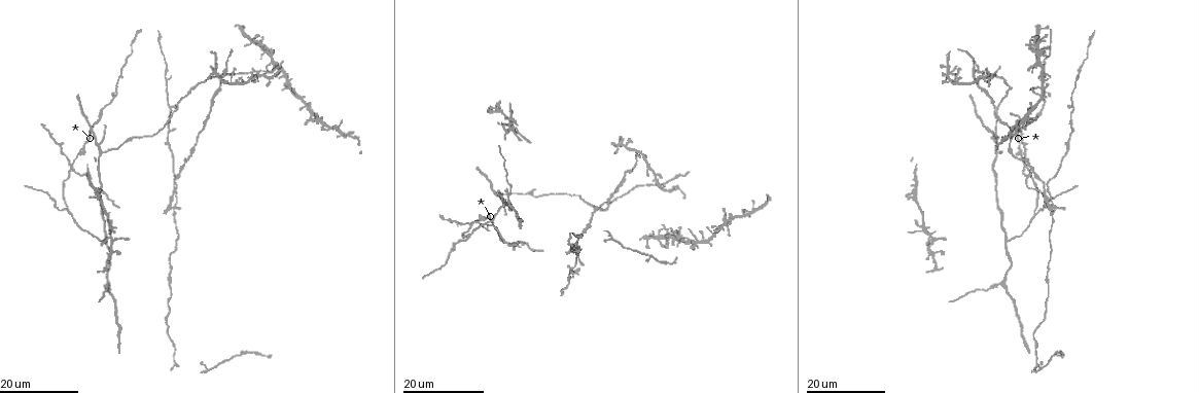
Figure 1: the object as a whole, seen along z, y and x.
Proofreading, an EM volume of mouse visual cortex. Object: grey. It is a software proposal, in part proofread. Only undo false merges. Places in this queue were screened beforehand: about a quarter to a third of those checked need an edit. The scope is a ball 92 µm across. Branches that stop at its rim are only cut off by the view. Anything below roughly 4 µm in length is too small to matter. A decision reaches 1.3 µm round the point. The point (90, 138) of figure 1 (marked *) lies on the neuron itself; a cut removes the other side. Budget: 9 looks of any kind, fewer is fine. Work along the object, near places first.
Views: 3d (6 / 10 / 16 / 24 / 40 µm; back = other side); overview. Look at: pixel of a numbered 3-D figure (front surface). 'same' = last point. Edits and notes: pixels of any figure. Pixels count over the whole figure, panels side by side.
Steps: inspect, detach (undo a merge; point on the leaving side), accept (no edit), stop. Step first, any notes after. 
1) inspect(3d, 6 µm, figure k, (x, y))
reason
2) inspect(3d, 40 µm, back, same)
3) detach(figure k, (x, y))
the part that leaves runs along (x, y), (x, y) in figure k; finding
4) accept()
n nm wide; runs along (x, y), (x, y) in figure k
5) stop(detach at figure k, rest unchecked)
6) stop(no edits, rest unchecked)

inspect(3d, 24 µm, figure 1, (69, 163))
four or more arms meet

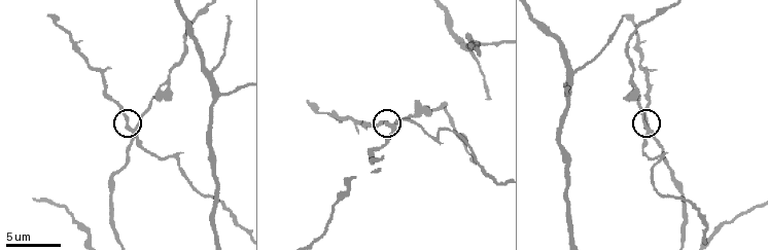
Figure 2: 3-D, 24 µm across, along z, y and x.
inspect(3d, 10 µm, figure 2, (647, 129))
closer look

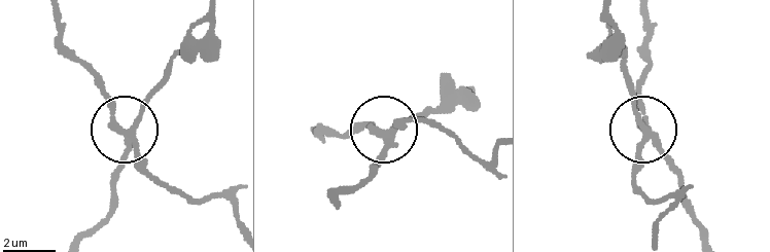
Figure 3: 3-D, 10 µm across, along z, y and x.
detach(figure 3, (141, 170))
4 arms; the part that leaves runs along (388, 132), (415, 120), (482, 159), (492, 157) in figure 3; a second neuron is stuck on

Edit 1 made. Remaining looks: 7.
inspect(3d, 24 µm, figure 1, (173, 209))
looks like a crossing

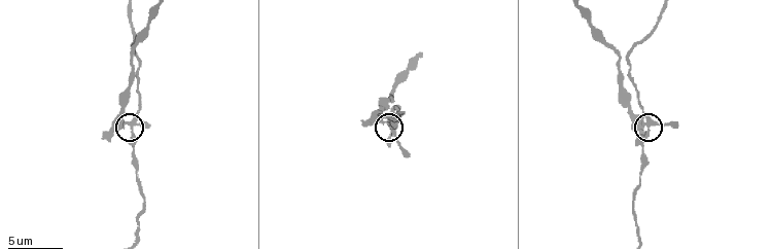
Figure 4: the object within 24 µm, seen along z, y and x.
inspect(3d, 6 µm, figure 4, (646, 127))

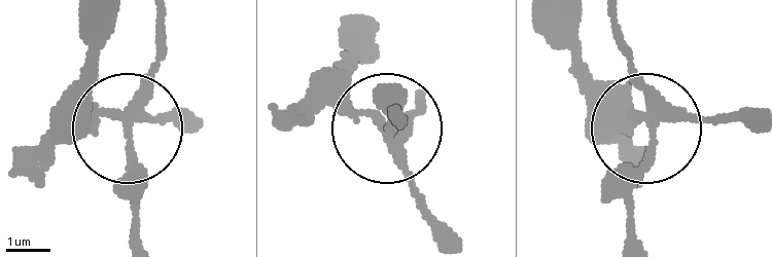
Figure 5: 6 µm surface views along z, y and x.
detach(figure 5, (328, 96))
250 nm wide; the part that leaves runs along (638, 111), (594, 78), (572, 23) in figure 5; a second neuron is stuck on

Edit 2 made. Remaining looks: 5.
inspect(overview)
redraw

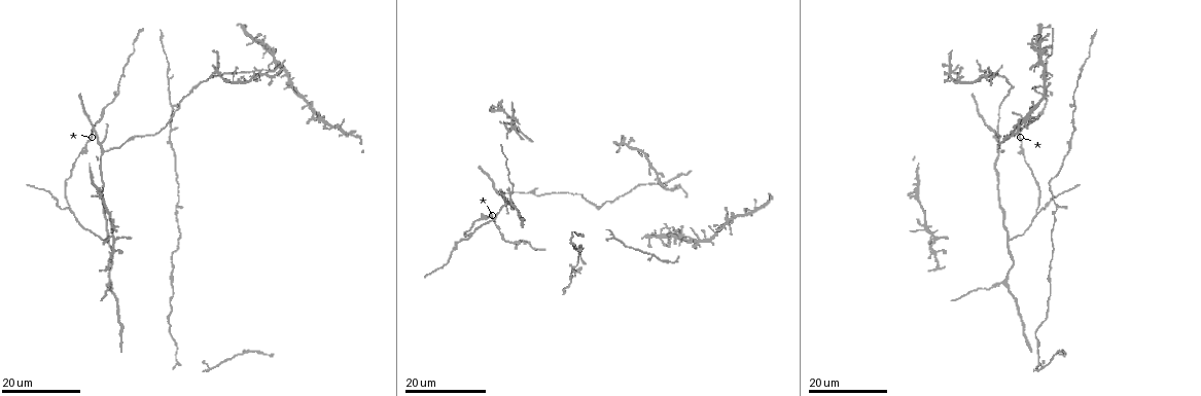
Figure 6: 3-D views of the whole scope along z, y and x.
inspect(3d, 24 µm, figure 6, (470, 236))
side arm on a straight run

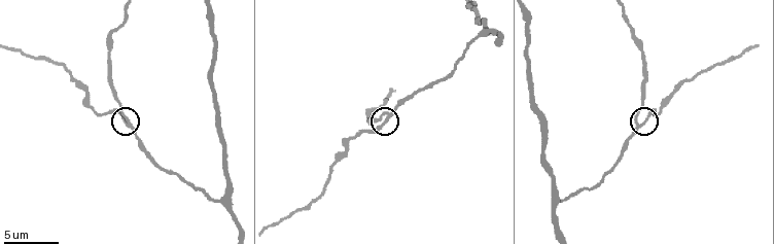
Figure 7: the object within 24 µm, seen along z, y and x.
inspect(3d, 10 µm, figure 7, (388, 118))

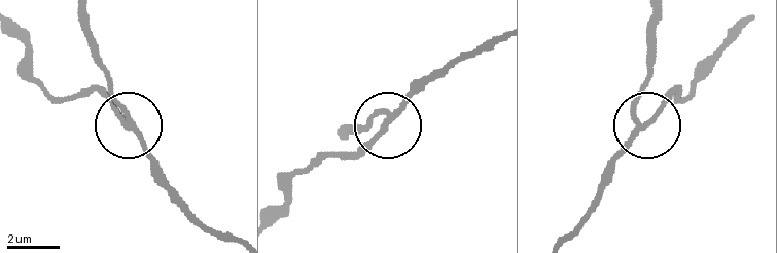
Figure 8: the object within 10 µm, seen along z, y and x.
accept()
190 nm wide; runs along (652, 13), (652, 67), (635, 107), (639, 120), (677, 89) in figure 8; one neuron here

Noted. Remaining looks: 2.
inspect(3d, 16 µm, figure 7, (553, 201))
three arms meet

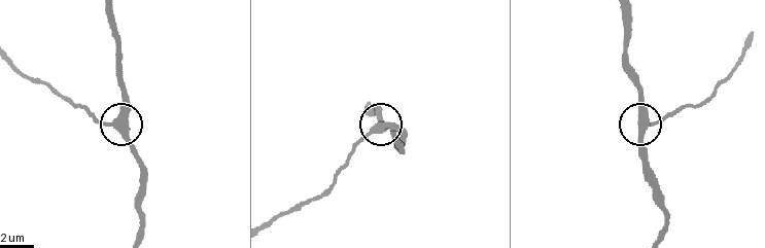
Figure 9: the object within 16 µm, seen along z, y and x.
inspect(3d, 6 µm, figure 9, (643, 125))

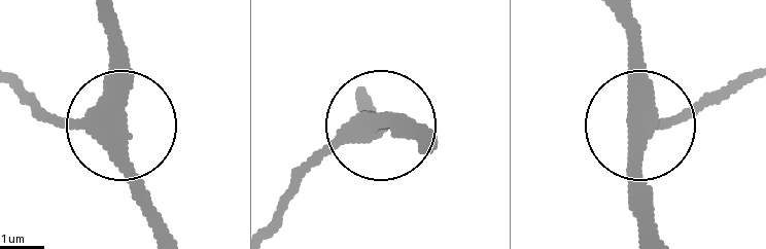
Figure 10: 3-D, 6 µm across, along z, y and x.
accept()
3 arms; runs along (274, 216), (345, 142), (415, 128) in figure 10; one neuron here

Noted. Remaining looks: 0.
stop(detach at figure 3, detach at figure 5, rest unchecked)

